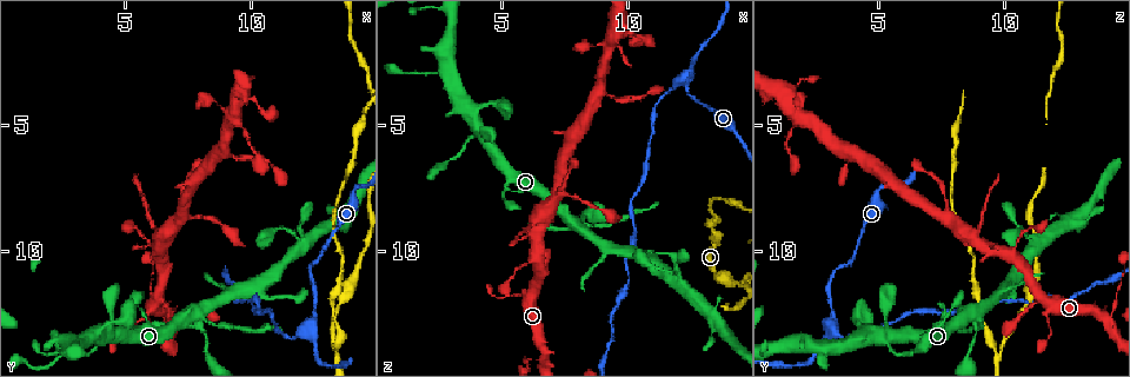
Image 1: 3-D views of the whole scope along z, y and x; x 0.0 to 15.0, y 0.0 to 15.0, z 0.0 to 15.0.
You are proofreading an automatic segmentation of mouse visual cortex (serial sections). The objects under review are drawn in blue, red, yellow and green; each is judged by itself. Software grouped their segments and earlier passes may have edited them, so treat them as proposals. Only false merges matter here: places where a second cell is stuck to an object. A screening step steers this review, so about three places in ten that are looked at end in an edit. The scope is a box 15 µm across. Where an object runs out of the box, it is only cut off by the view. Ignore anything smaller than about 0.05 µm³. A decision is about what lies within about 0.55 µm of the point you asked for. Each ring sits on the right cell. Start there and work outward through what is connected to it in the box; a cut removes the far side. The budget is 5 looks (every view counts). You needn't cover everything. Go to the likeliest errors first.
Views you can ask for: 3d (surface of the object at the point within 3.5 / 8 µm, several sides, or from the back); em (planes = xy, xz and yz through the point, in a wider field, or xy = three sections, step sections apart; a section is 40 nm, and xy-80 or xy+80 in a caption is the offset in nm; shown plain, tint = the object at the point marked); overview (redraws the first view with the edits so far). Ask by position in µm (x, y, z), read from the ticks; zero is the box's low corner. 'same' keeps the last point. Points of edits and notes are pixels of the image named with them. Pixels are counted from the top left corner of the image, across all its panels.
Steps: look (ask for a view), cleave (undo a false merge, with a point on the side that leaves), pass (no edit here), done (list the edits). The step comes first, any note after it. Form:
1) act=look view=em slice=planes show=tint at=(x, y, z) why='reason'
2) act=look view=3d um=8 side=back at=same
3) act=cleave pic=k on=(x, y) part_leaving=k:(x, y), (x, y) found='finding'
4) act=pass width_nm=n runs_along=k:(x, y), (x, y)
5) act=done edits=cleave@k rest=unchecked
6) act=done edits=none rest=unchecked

act=look view=3d um=3.5 at=(13.5, 14.3, 9.8) why='sharp bend'

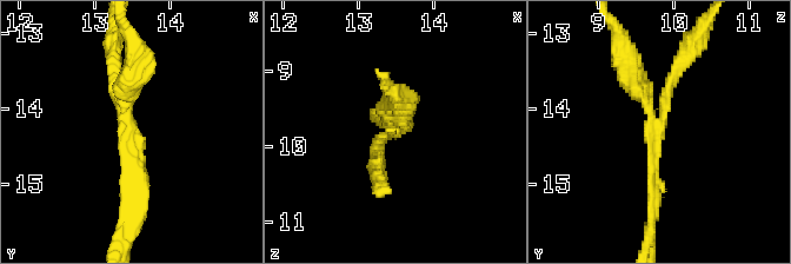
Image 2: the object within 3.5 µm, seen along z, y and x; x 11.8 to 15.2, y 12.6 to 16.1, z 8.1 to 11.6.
act=look view=em slice=xy step=1 show=tint at=(13.40, 14.20, 9.75) arms=3 arm_widths_nm=150,200,350

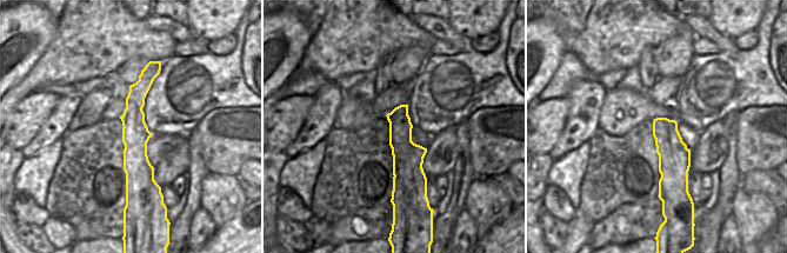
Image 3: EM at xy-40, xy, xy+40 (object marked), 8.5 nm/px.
act=cleave pic=2 on=(632, 83) border=3:(682, 141), (667, 154), (673, 180) found='a second cell is stuck on'

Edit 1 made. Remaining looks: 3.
act=look view=overview why='see it whole again'

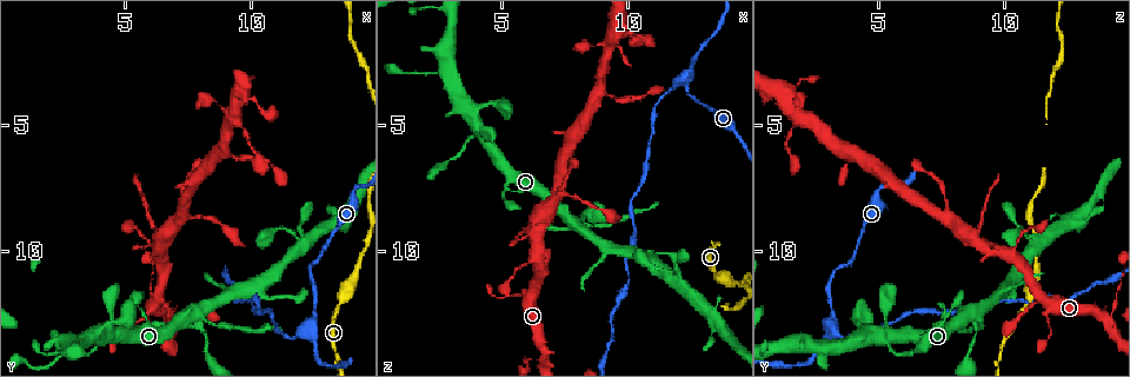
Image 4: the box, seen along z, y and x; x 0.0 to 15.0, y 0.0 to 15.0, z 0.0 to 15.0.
act=look view=3d um=3.5 at=(8.7, 12.9, 9.0) why='narrows sharply'

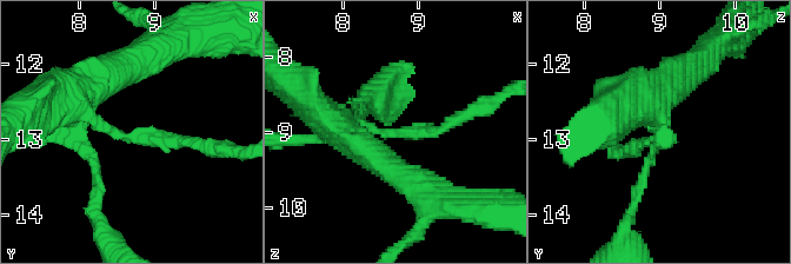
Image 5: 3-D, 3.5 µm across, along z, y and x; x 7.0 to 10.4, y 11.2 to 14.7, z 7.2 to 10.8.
act=look view=em slice=xy step=5 show=tint at=(8.70, 12.95, 9.00) arm_widths_nm=150,350 why='shape alone is not enough'

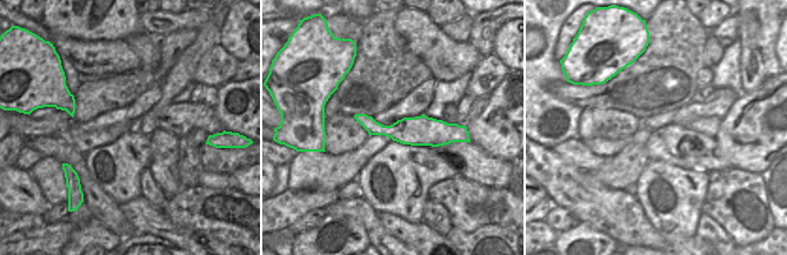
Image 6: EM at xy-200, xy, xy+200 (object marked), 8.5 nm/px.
act=cleave pic=5 on=(419, 130) found='a second cell is stuck on'

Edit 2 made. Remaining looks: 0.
act=done edits=cleave@2,cleave@5 rest=unchecked

